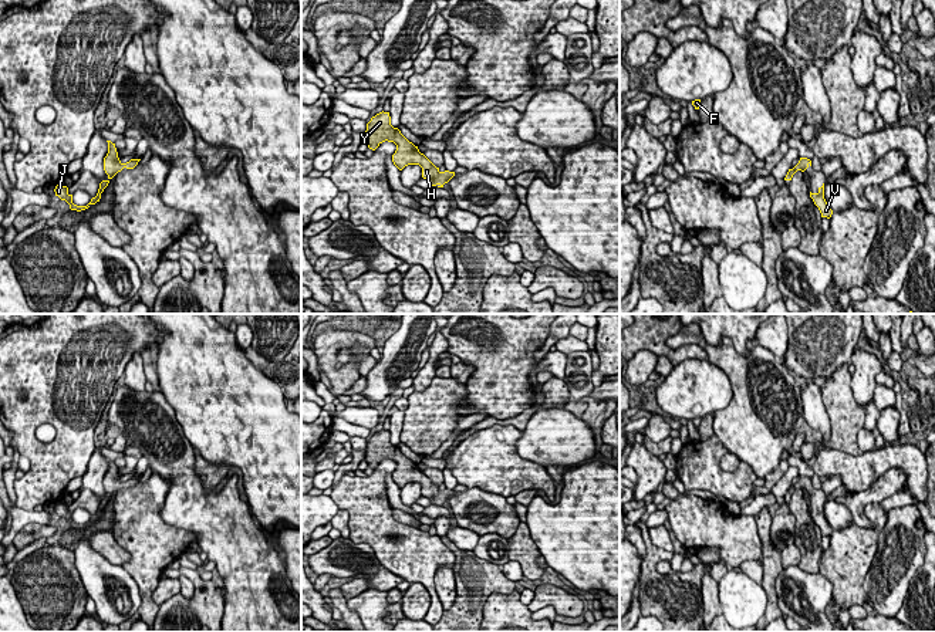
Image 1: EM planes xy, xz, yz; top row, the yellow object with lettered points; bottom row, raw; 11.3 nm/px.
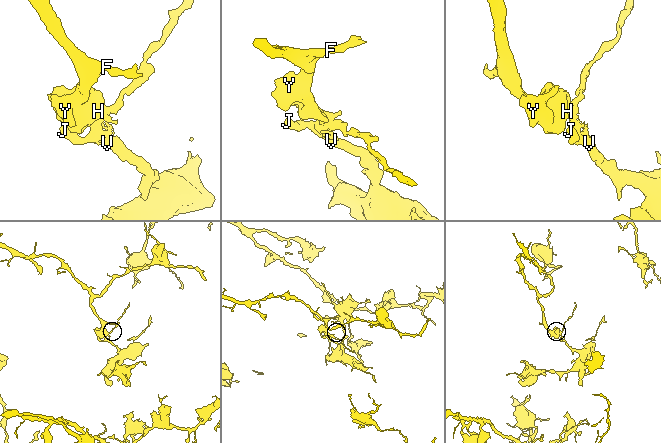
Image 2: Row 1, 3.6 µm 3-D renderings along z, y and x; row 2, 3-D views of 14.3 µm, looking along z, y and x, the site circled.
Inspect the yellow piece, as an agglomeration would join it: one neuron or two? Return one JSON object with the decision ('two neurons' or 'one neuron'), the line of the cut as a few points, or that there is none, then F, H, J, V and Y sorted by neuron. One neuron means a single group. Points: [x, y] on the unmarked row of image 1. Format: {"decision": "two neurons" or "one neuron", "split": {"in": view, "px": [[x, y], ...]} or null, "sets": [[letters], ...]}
{"decision": "one neuron", "split": null, "sets": [["F", "H", "J", "V", "Y"]]}

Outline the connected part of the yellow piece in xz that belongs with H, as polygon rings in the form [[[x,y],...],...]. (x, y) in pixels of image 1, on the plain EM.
[[[382,429],[367,442],[365,462],[369,467],[375,469],[385,459],[396,463],[392,480],[399,489],[408,483],[419,483],[422,486],[422,496],[438,506],[443,506],[455,494],[455,490],[441,490],[439,486],[419,470],[418,464],[409,460],[398,446],[391,443],[389,430]]]

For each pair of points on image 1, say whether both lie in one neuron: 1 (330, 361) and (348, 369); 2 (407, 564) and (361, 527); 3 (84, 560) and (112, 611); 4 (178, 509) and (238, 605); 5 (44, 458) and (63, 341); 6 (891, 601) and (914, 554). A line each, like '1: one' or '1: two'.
1: one
2: one
3: one
4: one
5: one
6: one

